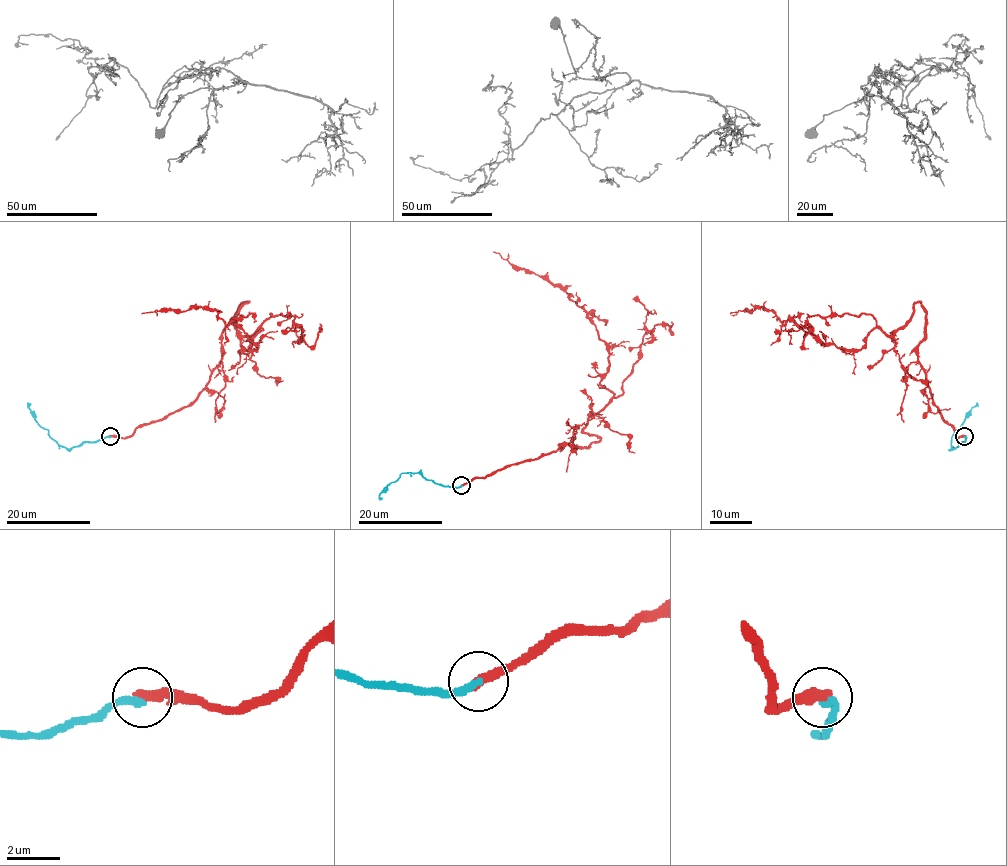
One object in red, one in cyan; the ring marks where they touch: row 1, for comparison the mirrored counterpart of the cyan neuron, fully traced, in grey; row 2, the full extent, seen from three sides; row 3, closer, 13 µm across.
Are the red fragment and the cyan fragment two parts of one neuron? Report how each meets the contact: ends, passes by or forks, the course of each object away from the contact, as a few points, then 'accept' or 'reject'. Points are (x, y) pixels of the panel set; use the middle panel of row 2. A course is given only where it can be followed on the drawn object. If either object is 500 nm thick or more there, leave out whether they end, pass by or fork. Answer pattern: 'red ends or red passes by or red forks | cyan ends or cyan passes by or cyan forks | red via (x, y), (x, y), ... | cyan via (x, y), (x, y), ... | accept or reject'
red ends | cyan ends | red via (461, 485), (588, 447), (587, 420), (613, 395), (585, 310), (493, 252) | cyan via (461, 485), (439, 485), (420, 473), (403, 472), (386, 486), (379, 496), (382, 499) | reject

